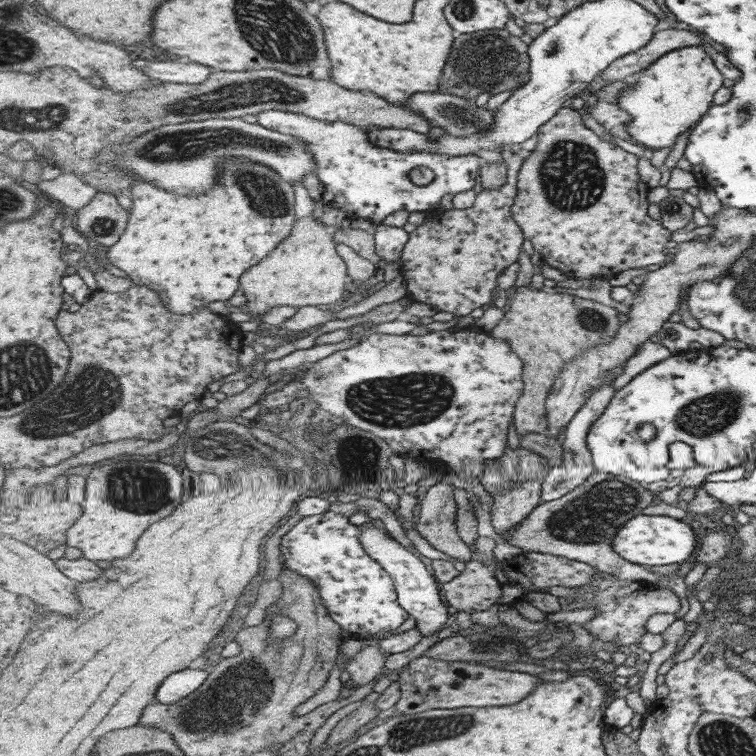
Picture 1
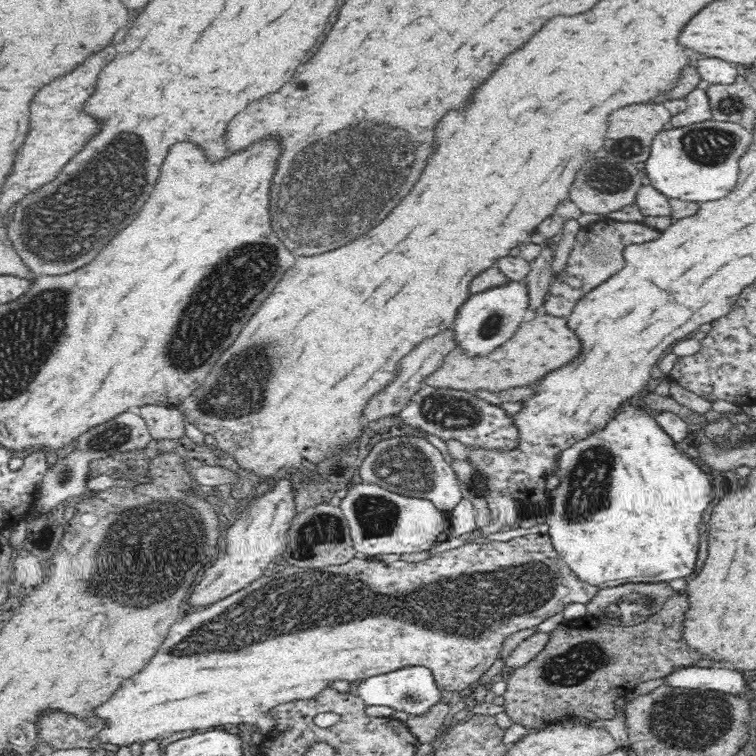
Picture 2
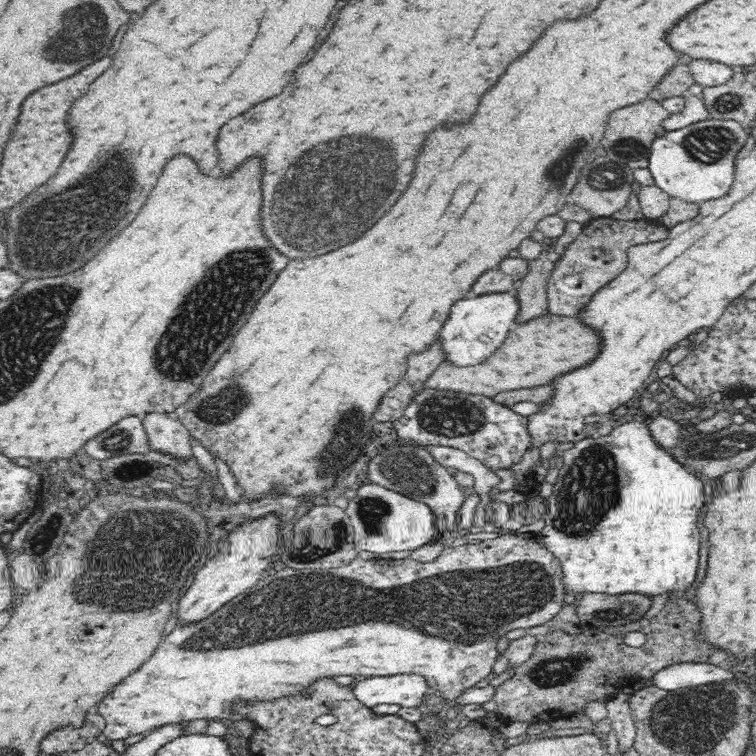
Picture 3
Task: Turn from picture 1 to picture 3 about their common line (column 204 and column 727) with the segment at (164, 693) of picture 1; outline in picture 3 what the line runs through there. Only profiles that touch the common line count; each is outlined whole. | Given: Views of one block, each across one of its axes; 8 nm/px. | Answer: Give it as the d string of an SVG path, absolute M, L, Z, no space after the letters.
M680 663L658 671L651 679L661 689L688 689L706 684L726 684L736 681L735 671L710 663Z

